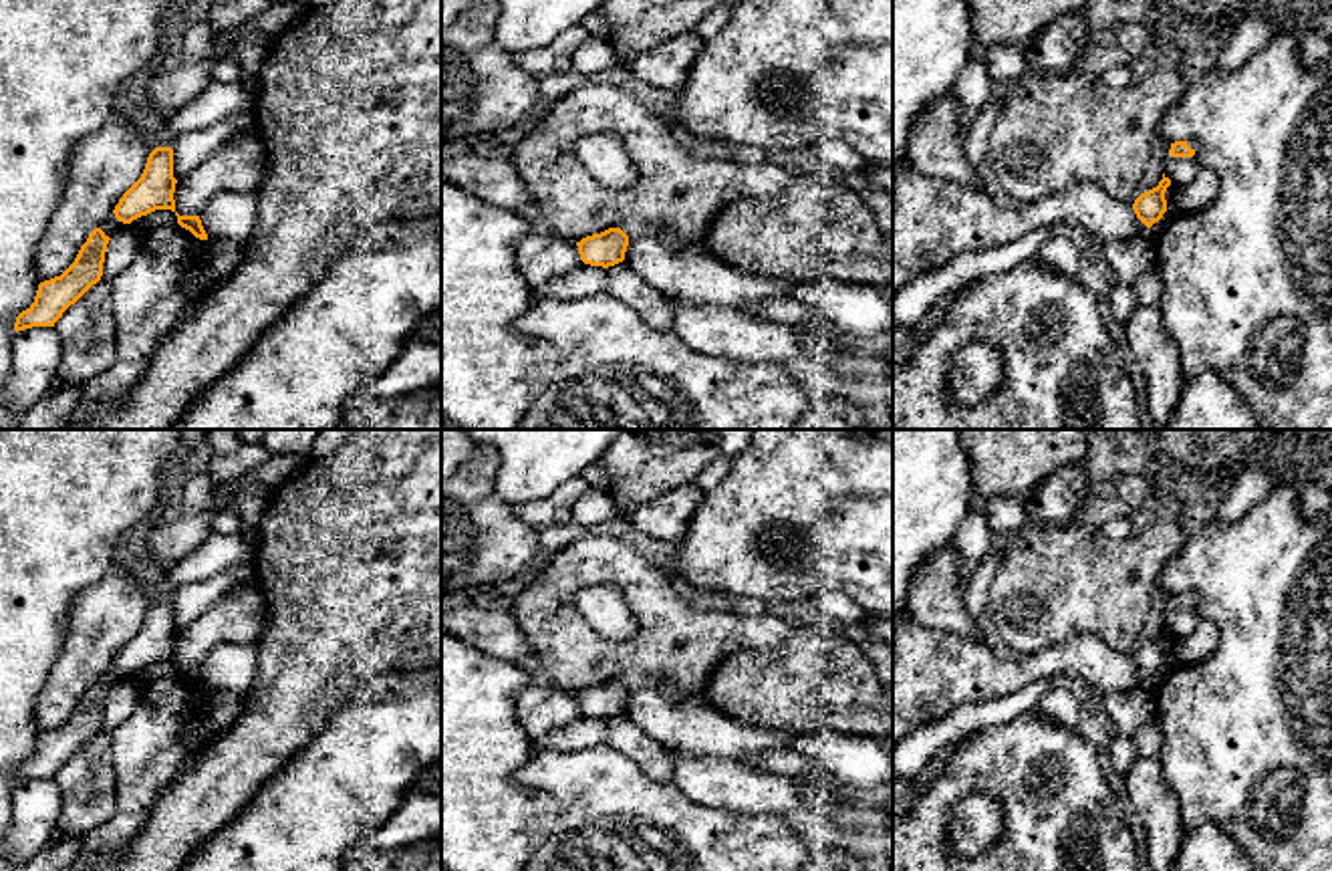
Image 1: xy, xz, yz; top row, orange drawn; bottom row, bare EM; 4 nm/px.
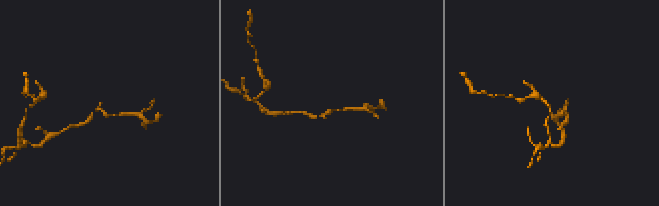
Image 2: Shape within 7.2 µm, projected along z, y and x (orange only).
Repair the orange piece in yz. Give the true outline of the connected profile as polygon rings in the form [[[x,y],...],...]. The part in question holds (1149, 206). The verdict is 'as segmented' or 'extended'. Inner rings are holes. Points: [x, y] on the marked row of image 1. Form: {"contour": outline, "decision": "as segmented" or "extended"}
{"contour": [[[1163,173],[1163,179],[1159,181],[1157,188],[1141,194],[1135,200],[1133,210],[1147,228],[1159,222],[1163,214],[1167,212],[1165,192],[1169,185],[1171,185],[1171,179]]], "decision": "as segmented"}

